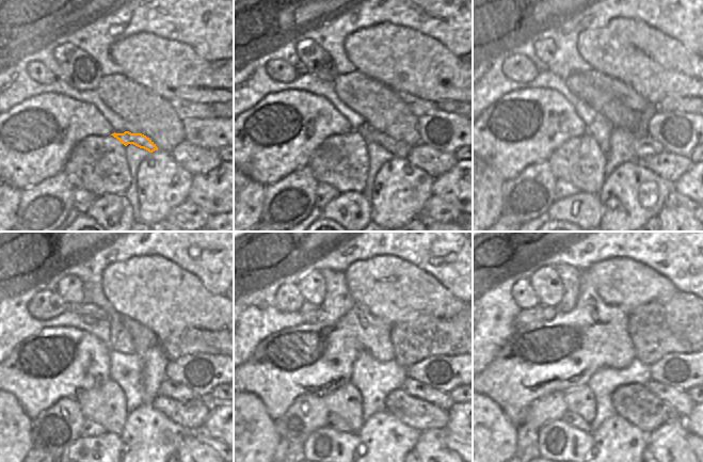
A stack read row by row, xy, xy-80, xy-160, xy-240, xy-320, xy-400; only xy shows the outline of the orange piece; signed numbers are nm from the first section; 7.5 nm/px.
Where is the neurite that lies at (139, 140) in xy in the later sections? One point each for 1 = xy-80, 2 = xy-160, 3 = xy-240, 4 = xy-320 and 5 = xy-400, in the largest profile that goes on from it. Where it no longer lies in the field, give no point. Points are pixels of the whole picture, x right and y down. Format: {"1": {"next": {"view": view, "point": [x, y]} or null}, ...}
{"1": {"next": {"view": "xy-80", "point": [396, 148]}}, "2": {"next": {"view": "xy-160", "point": [644, 146]}}, "3": {"next": {"view": "xy-240", "point": [169, 388]}}, "4": {"next": {"view": "xy-320", "point": [415, 388]}}, "5": {"next": {"view": "xy-400", "point": [680, 400]}}}

